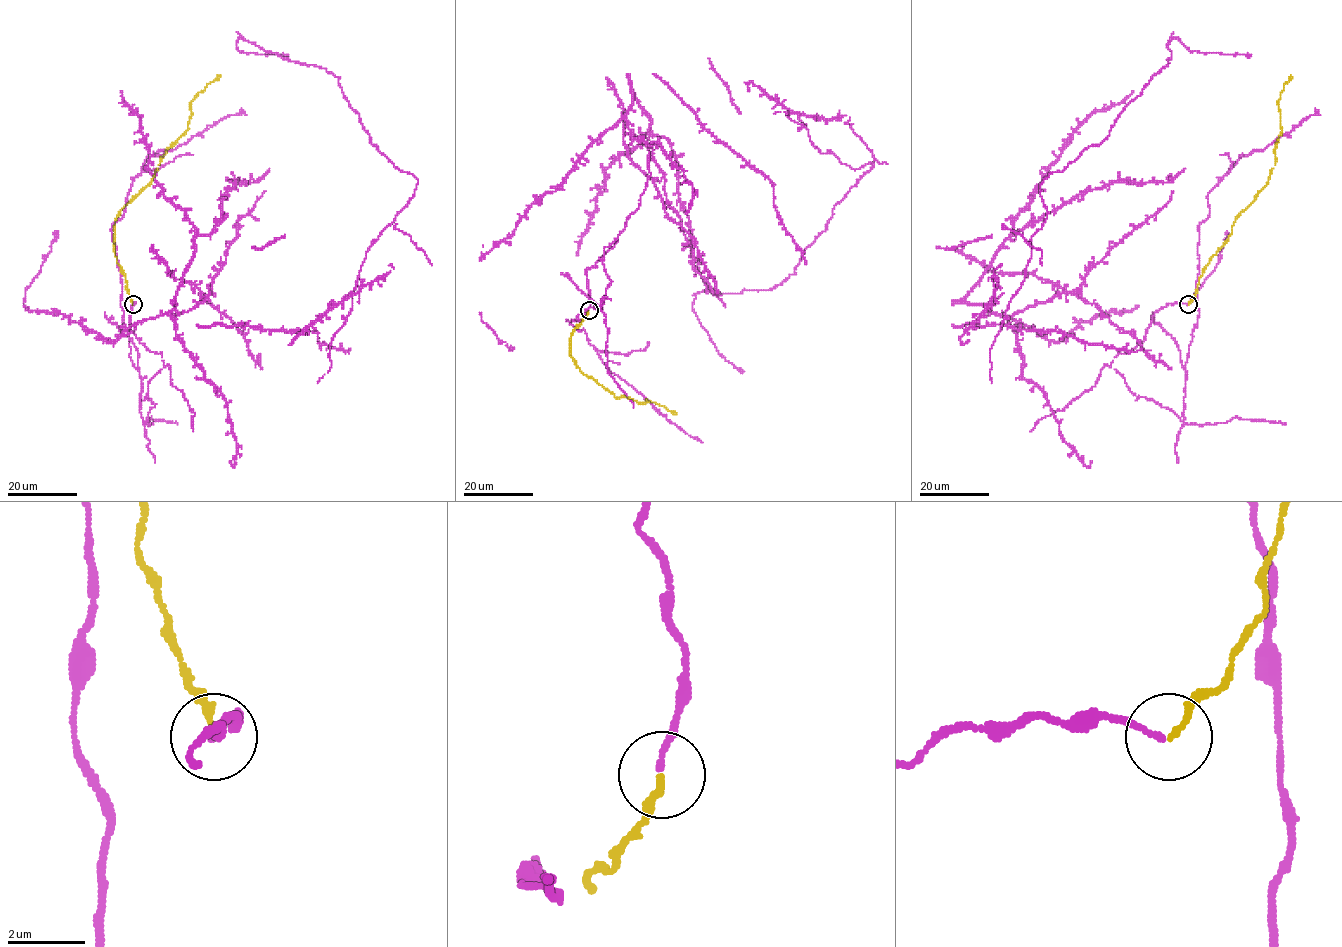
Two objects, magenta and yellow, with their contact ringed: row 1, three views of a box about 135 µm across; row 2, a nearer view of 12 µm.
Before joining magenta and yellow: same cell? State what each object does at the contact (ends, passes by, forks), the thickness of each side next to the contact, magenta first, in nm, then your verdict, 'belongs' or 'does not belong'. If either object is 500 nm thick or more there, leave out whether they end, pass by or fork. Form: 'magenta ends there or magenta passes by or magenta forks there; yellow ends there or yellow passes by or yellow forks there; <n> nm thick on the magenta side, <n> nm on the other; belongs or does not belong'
magenta ends there; yellow ends there; 150 nm thick on the magenta side, 160 nm on the other; belongs

